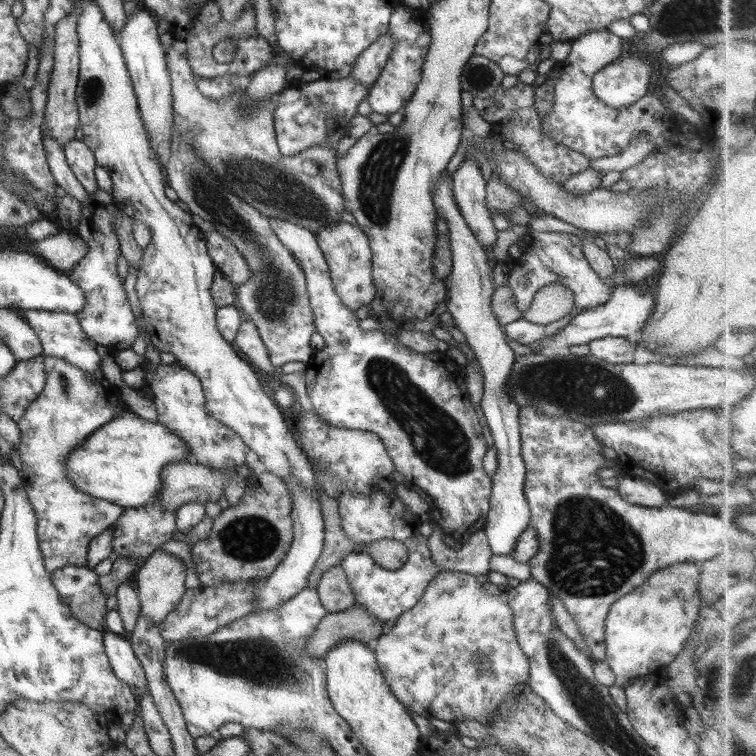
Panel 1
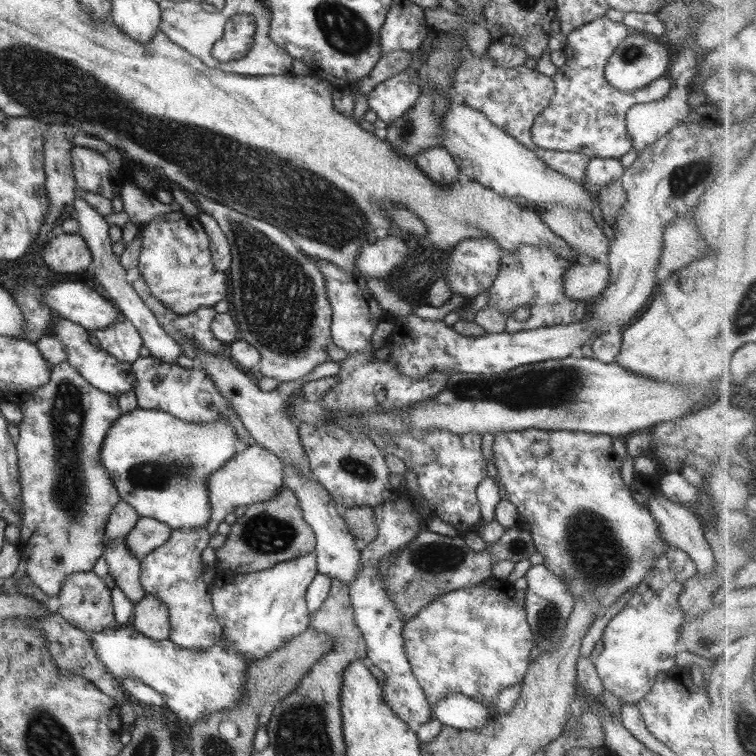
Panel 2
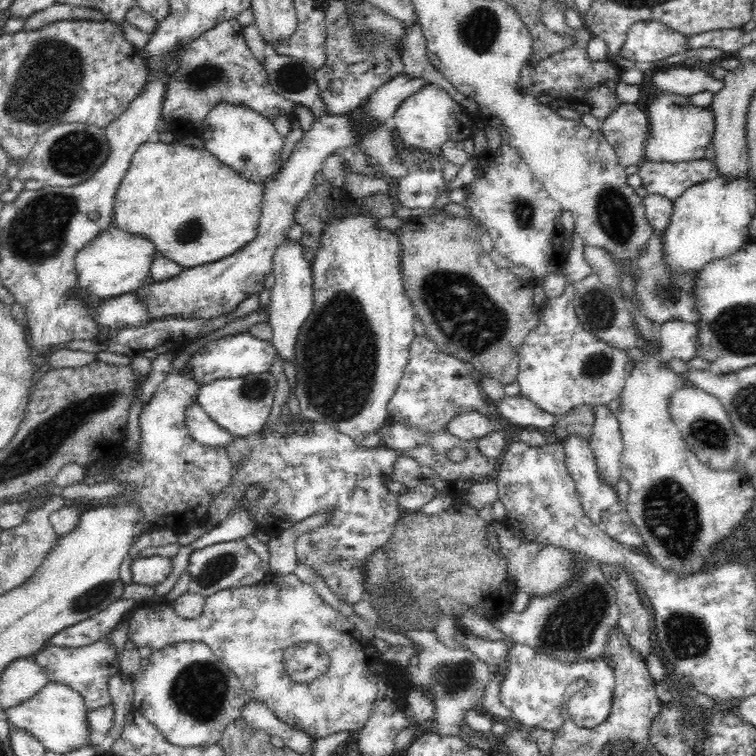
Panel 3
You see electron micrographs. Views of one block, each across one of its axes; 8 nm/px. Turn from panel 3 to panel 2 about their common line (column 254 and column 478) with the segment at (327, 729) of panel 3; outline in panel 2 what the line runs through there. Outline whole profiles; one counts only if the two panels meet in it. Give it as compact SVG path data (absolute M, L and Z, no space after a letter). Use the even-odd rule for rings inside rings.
M470 586L448 592L429 602L418 616L410 618L402 629L404 650L411 671L430 706L450 694L464 694L478 702L491 704L500 691L519 684L530 666L529 652L535 645L532 629L527 622L525 599L515 598L509 590L486 586Z

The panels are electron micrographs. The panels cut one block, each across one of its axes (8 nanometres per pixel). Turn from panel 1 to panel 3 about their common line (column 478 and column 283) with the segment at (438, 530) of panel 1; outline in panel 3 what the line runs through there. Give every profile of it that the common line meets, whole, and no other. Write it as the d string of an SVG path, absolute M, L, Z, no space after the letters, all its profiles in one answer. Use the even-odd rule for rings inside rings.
M320 511L272 537L267 545L269 547L270 572L276 575L293 573L298 564L295 554L296 538L302 532L322 526L326 521L328 521L328 513Z

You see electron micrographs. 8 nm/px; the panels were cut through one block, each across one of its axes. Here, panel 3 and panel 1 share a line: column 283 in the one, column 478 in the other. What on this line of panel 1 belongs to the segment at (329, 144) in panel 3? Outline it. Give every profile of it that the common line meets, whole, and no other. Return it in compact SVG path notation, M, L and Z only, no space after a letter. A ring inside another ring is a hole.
M466 158L452 173L453 195L461 216L474 232L482 248L496 244L497 228L486 203L486 180L475 158Z

